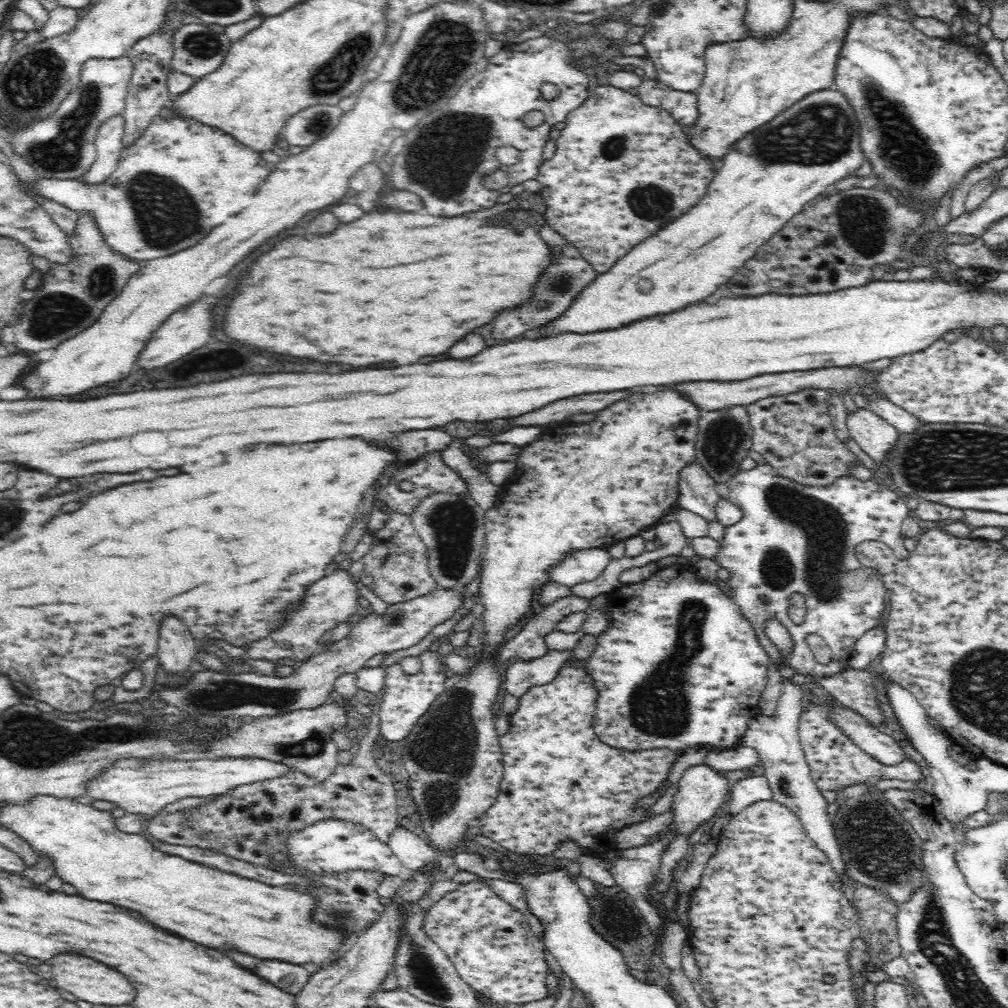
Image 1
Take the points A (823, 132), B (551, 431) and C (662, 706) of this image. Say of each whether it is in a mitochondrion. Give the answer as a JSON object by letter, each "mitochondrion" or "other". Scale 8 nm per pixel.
{"A":"mitochondrion","B":"other","C":"mitochondrion"}

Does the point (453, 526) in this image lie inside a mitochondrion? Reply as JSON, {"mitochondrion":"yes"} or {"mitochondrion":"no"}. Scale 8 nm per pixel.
{"mitochondrion":"yes"}

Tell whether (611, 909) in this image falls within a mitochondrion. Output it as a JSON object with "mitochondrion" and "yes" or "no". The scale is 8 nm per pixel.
{"mitochondrion":"no"}

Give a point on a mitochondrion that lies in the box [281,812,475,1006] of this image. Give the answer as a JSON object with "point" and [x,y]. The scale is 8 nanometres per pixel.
{"point":[424,975]}

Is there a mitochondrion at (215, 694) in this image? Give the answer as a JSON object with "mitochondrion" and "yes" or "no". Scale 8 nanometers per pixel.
{"mitochondrion":"yes"}

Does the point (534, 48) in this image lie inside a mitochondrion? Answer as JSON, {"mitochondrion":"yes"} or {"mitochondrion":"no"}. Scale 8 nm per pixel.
{"mitochondrion":"no"}

